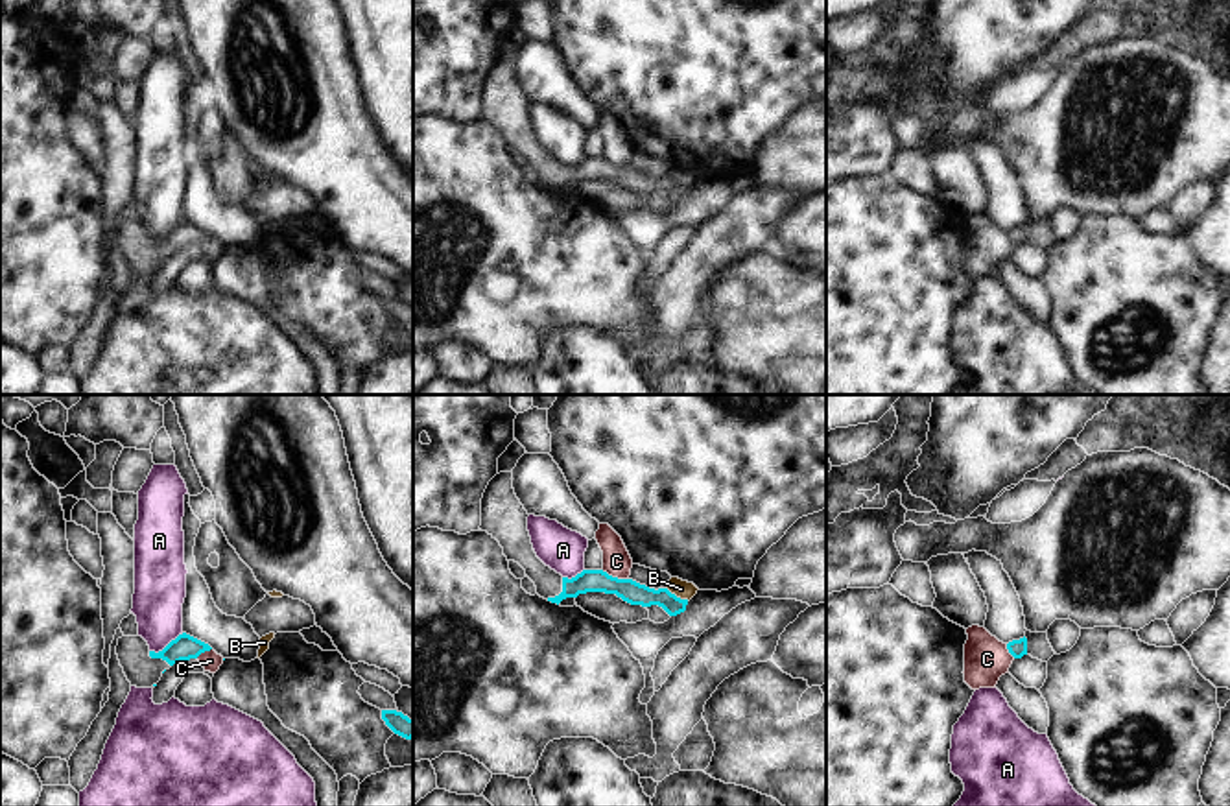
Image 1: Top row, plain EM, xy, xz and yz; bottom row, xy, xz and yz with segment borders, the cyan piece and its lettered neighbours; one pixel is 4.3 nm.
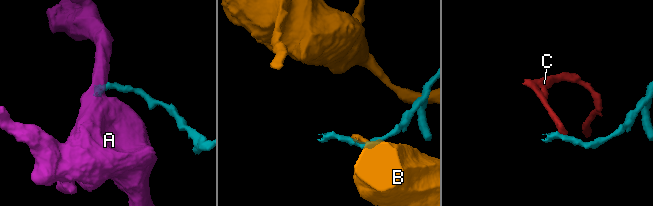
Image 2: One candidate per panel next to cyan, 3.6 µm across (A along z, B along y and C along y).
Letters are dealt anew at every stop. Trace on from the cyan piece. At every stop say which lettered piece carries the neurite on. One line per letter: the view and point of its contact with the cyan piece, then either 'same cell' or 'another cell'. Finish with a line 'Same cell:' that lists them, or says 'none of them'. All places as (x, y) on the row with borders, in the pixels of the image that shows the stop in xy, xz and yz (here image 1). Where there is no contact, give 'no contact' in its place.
A: xy (168, 644) | another cell
B: xz (675, 596) | another cell
C: xz (614, 578) | another cell
Same cell: none of them

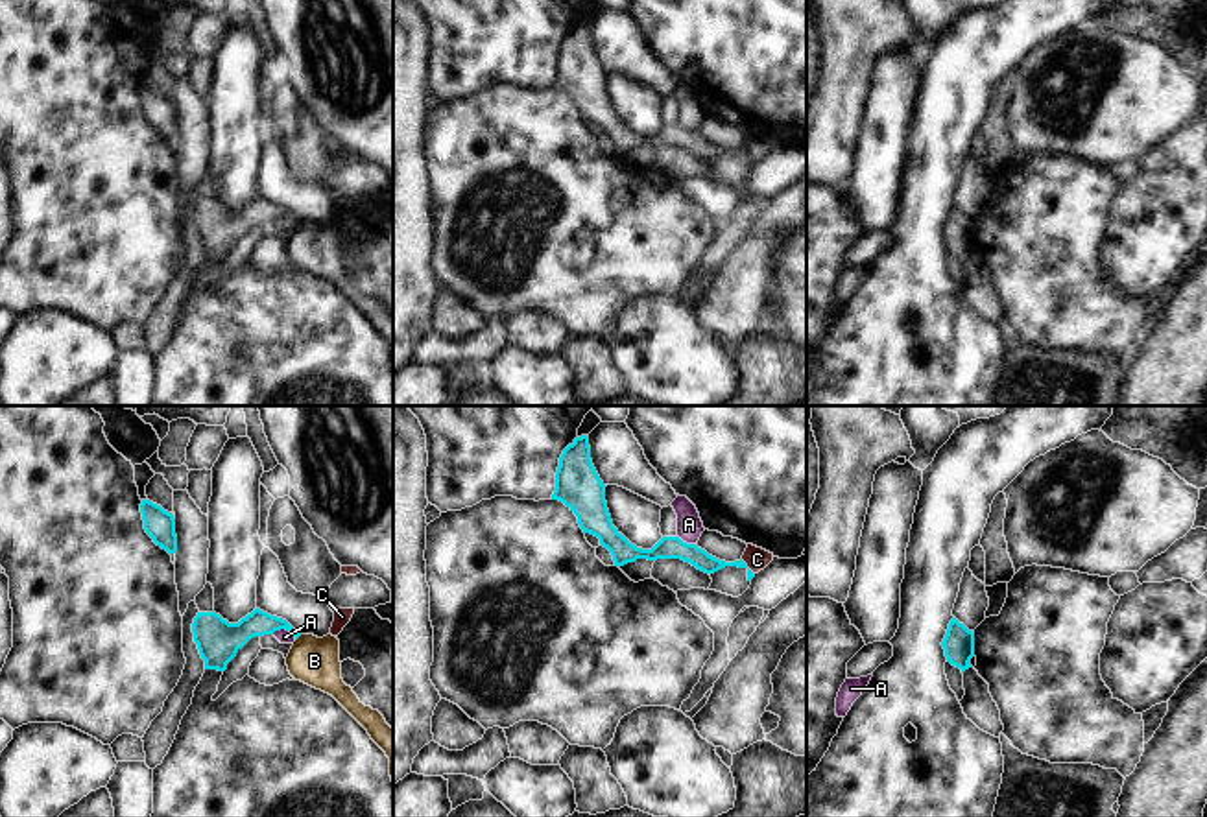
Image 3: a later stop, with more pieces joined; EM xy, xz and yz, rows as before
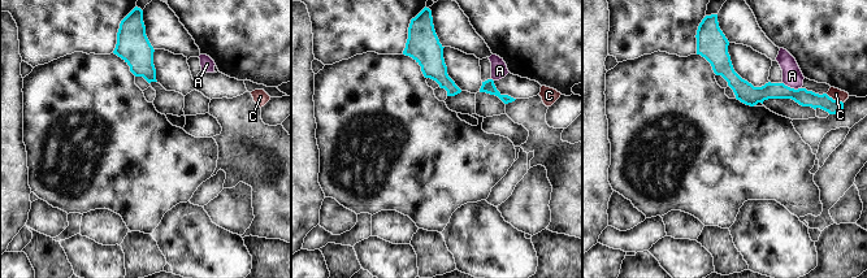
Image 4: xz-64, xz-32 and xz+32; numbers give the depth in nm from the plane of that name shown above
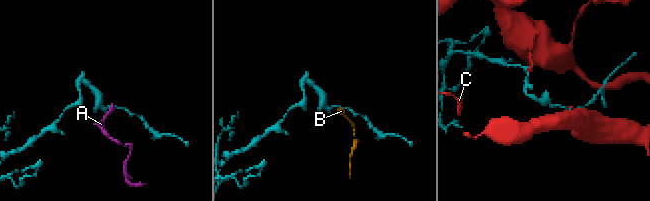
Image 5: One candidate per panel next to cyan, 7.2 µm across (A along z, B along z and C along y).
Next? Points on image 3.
A: xy (285, 627) | another cell
B: xy (298, 637) | another cell
C: xz (746, 567) | another cell
Same cell: none of them

